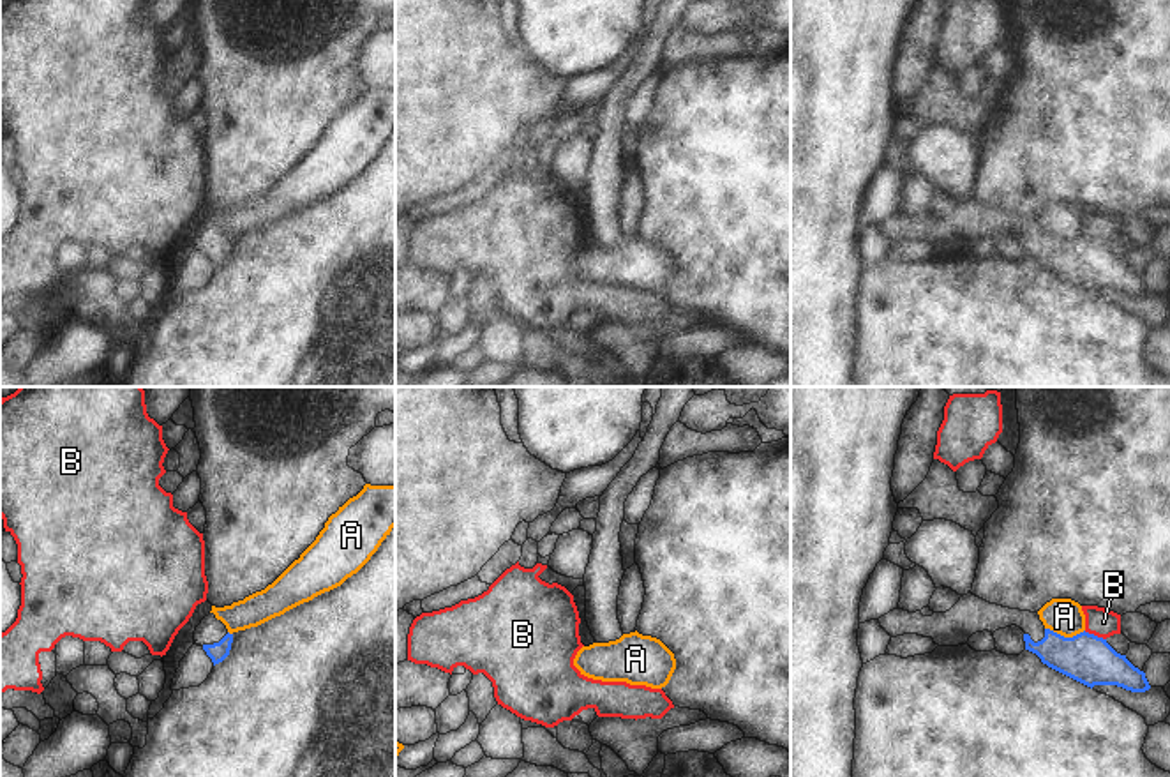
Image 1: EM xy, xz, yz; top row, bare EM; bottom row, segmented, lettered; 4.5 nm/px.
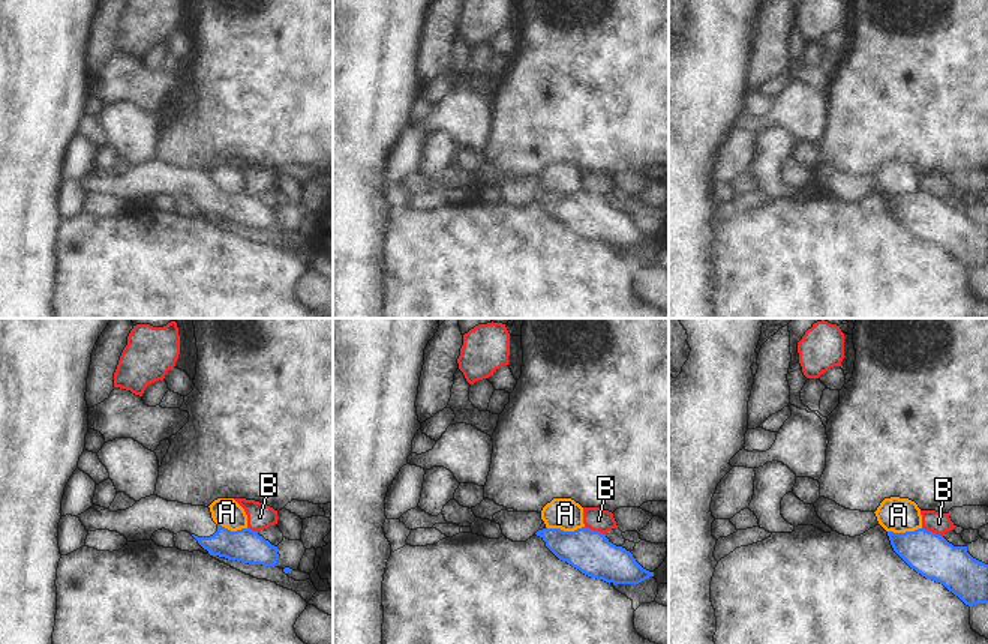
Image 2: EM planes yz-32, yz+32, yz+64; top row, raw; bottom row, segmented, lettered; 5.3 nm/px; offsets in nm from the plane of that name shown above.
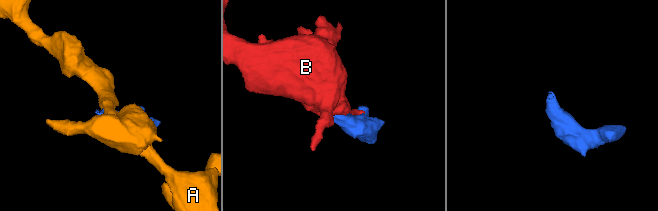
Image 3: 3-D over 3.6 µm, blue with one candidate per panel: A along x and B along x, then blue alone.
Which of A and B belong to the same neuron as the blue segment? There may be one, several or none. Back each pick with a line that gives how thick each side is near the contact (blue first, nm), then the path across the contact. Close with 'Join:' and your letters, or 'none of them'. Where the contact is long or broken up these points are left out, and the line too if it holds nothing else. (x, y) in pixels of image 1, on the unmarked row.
Join: none of them

